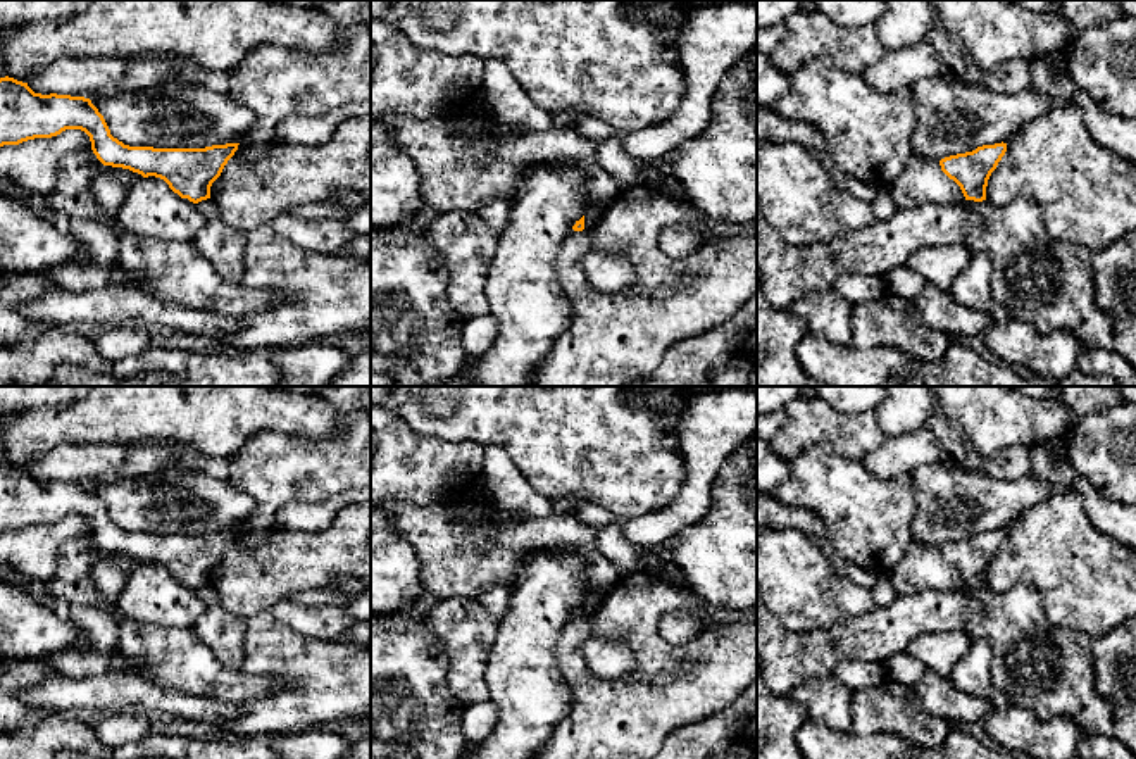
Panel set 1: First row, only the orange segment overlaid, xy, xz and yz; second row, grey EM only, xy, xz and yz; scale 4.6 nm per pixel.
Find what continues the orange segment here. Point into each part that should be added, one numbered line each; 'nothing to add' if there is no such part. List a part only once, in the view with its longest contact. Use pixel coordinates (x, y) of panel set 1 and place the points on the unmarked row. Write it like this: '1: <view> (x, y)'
nothing to add

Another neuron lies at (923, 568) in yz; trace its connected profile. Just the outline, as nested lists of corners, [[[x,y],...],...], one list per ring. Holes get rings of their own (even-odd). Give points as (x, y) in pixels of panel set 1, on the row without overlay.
[[[917,542],[908,545],[905,555],[888,576],[896,595],[965,586],[960,573],[941,557],[939,547]]]

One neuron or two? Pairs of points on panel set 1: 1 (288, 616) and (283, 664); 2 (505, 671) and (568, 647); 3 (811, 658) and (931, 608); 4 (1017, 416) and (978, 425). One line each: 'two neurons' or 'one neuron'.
1: two neurons
2: two neurons
3: one neuron
4: one neuron

